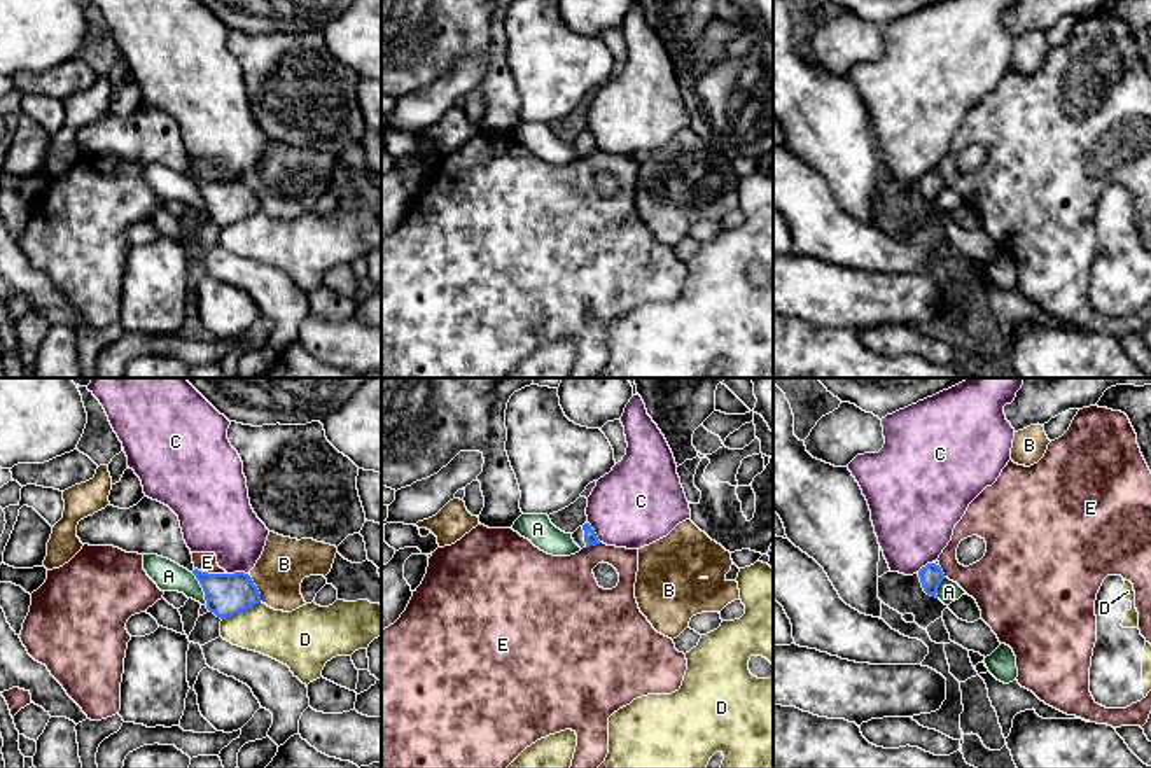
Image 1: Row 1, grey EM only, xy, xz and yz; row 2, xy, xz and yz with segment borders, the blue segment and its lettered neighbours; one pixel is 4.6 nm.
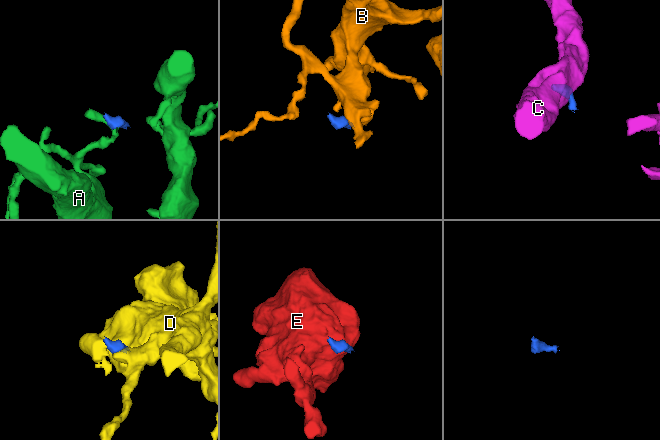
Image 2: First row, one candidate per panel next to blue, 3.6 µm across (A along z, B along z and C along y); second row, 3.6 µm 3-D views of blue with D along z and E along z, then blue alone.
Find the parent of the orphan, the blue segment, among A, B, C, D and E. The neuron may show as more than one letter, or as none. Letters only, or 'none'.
none

